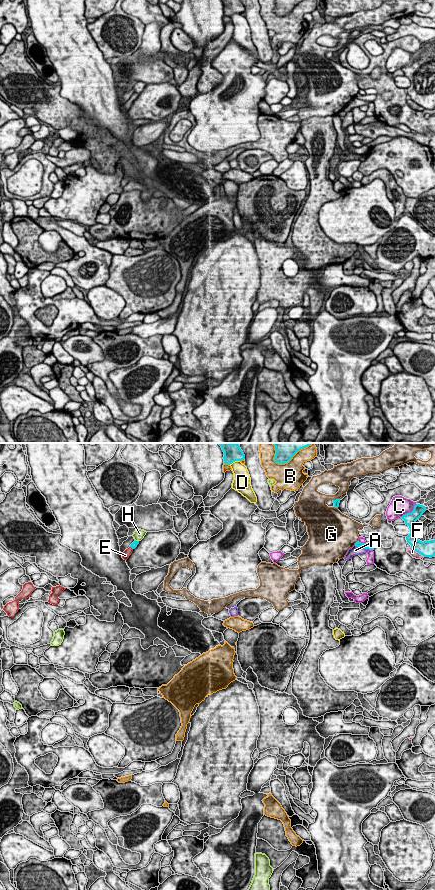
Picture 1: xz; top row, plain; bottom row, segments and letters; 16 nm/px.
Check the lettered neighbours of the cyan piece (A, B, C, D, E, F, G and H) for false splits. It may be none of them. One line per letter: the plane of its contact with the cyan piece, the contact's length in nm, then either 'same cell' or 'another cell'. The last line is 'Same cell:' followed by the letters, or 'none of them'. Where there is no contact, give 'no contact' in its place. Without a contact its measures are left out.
A: xz | 260 nm | another cell
B: xz | 550 nm | another cell
C: xz | 340 nm | another cell
D: xz | 190 nm | another cell
E: xz | 70 nm | same cell
F: xz | 280 nm | another cell
G: xz | 100 nm | another cell
H: xz | 70 nm | another cell
Same cell: E

